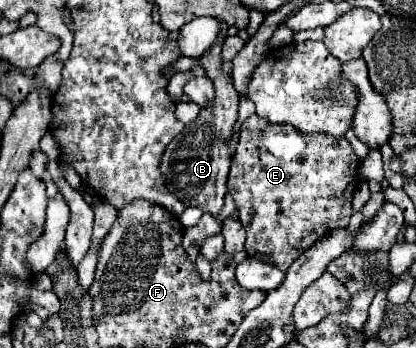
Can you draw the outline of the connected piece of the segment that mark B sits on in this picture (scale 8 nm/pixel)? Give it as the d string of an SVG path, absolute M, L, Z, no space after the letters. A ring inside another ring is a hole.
M218 20L222 24L222 40L206 56L200 58L200 66L206 70L206 76L214 82L216 96L210 106L202 108L198 118L168 144L164 156L162 156L162 174L166 176L168 190L184 202L184 206L200 206L204 212L218 216L218 212L224 206L224 196L228 192L226 188L226 176L232 162L232 152L228 148L228 140L234 136L234 124L238 120L238 92L232 84L232 76L222 72L222 44L226 40L228 24Z

